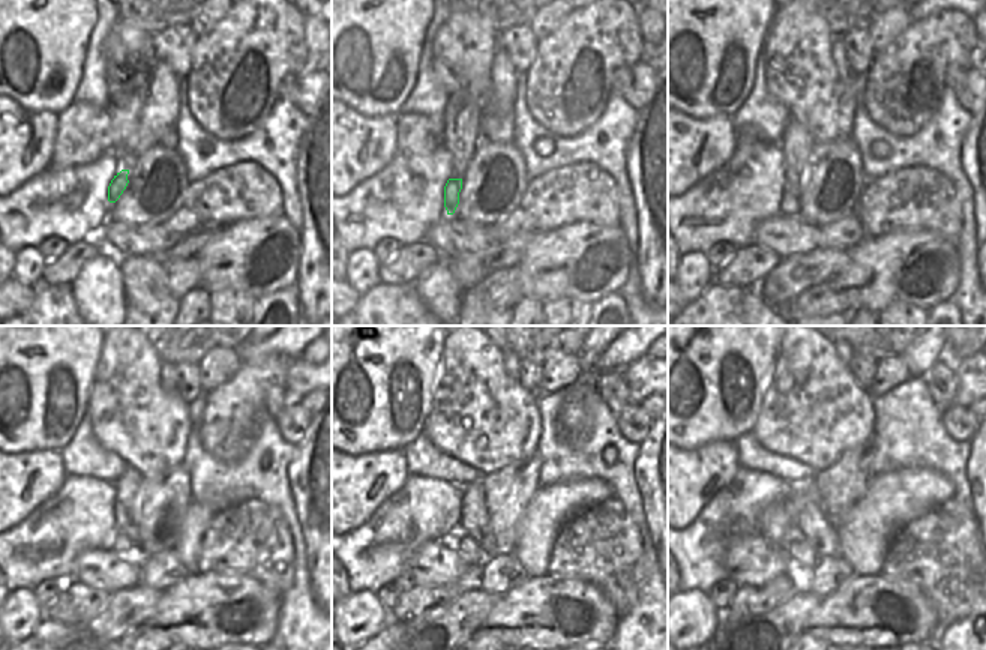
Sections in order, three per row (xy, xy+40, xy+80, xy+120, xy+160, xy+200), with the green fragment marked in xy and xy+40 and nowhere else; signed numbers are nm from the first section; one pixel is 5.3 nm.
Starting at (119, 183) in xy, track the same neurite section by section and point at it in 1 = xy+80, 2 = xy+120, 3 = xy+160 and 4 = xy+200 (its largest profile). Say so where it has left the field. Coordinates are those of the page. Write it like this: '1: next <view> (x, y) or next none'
1: next xy+80 (790, 201)
2: next xy+120 (120, 542)
3: next xy+160 (465, 547)
4: next xy+200 (802, 554)

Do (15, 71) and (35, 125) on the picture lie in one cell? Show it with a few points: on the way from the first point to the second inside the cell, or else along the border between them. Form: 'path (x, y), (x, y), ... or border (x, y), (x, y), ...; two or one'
border (15, 101), (32, 111), (56, 113); two

